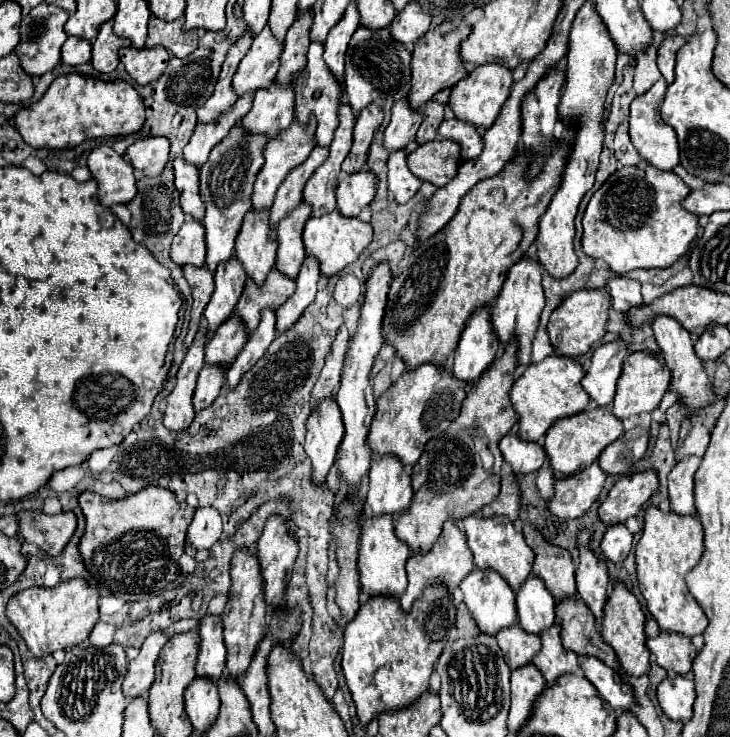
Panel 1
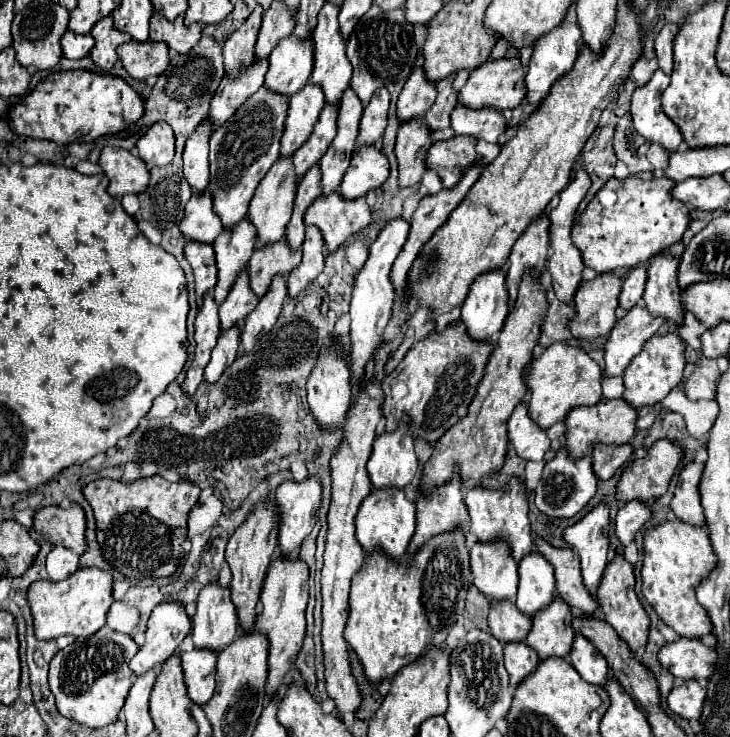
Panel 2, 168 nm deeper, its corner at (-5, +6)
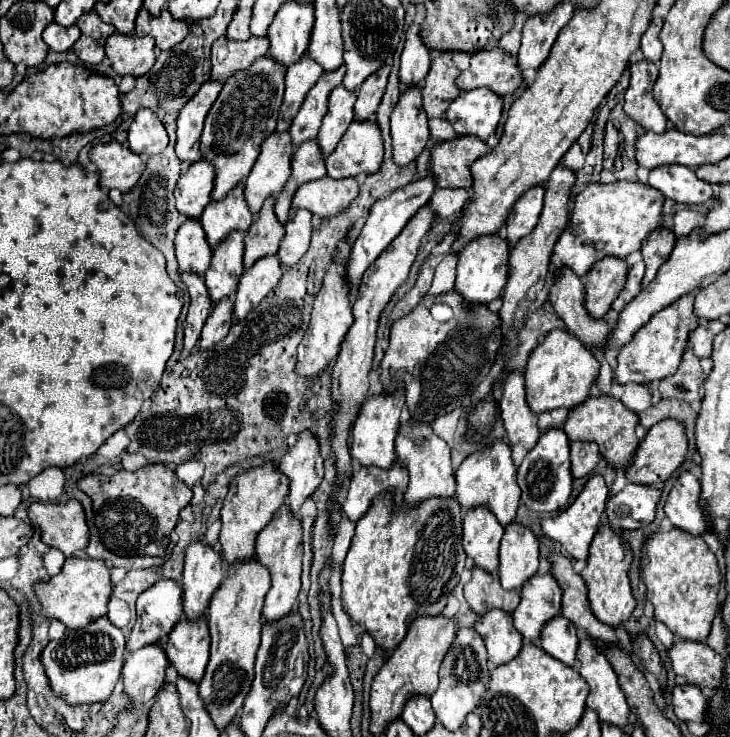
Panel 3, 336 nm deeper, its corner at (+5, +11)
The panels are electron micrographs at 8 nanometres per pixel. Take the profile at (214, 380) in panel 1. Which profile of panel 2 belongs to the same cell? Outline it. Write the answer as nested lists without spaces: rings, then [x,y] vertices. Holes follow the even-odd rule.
[[[231,326],[229,330],[225,330],[219,336],[217,346],[211,350],[211,360],[205,366],[205,380],[207,382],[217,382],[219,374],[223,374],[223,370],[227,368],[227,364],[231,364],[239,352],[239,326]]]

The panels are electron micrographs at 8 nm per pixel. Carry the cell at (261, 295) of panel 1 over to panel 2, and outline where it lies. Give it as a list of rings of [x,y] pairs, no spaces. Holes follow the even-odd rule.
[[[285,240],[255,248],[255,252],[249,260],[251,290],[257,296],[263,296],[267,292],[267,286],[271,284],[273,276],[277,276],[277,274],[287,276],[295,266],[299,266],[299,262],[301,262],[301,252],[291,250]]]

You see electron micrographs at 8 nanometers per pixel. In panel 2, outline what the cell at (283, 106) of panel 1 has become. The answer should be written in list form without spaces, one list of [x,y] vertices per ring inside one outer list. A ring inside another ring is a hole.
[[[295,34],[283,38],[269,56],[265,86],[285,96],[301,90],[313,70],[313,50],[311,38],[299,38]]]

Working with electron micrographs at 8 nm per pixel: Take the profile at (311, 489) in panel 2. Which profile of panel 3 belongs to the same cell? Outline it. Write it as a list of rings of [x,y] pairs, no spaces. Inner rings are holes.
[[[309,431],[301,433],[295,447],[285,453],[279,471],[289,479],[289,511],[299,517],[301,505],[323,481],[323,457],[319,453],[319,443]]]

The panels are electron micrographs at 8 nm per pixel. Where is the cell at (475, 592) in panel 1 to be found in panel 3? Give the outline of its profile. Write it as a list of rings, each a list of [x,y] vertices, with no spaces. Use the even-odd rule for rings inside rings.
[[[471,509],[463,517],[463,549],[475,567],[495,575],[499,565],[499,541],[505,529],[489,509]]]

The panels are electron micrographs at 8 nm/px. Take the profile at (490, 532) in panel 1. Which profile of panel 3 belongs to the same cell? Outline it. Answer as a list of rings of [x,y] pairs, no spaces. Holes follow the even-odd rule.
[[[503,441],[493,443],[485,451],[473,453],[467,457],[459,471],[455,473],[457,477],[457,501],[463,509],[475,509],[475,507],[487,507],[503,527],[511,525],[515,521],[515,513],[519,507],[519,497],[521,489],[517,485],[517,467],[511,461],[511,447]]]

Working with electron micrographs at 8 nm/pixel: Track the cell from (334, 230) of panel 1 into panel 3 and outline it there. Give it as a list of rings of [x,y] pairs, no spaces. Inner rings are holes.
[[[321,177],[301,185],[293,197],[295,209],[309,209],[319,219],[341,215],[351,201],[355,201],[359,189],[353,177],[349,179],[331,179]]]

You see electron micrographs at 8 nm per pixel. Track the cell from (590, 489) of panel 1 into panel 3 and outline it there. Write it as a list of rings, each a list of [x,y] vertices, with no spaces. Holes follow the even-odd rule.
[[[563,429],[545,431],[537,445],[525,455],[521,467],[517,469],[517,483],[521,487],[521,501],[537,513],[553,513],[567,507],[571,497],[571,465],[569,465],[569,439]]]

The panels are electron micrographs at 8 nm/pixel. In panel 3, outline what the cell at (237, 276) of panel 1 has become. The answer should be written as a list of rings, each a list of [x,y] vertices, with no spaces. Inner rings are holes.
[[[237,185],[237,189],[233,189],[225,201],[211,201],[201,215],[201,225],[211,249],[217,249],[227,235],[235,231],[247,231],[251,223],[253,215],[247,207],[243,185]]]

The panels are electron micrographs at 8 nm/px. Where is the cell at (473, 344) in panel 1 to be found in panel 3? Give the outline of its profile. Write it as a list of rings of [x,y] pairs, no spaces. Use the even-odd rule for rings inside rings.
[[[487,235],[475,239],[459,255],[455,291],[459,291],[463,301],[469,305],[489,305],[499,297],[501,289],[505,287],[507,261],[509,261],[509,245],[505,239],[501,239],[499,235]]]

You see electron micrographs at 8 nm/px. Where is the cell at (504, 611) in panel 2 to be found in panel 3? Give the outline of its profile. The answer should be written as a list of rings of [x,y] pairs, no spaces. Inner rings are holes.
[[[477,567],[473,569],[473,579],[465,585],[465,599],[477,615],[485,615],[491,609],[501,609],[511,615],[519,605],[517,591],[505,591],[499,577]]]

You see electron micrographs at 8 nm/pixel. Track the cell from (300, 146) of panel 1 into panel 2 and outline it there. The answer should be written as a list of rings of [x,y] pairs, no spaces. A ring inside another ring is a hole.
[[[315,84],[303,86],[289,100],[289,112],[285,120],[285,132],[281,138],[281,156],[291,156],[309,138],[319,114],[325,106],[323,90]]]

